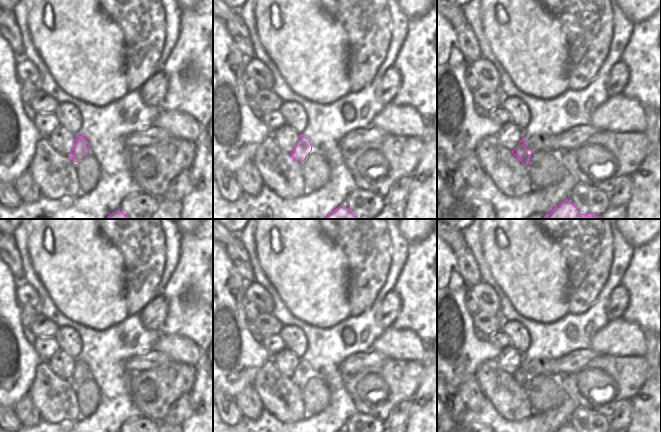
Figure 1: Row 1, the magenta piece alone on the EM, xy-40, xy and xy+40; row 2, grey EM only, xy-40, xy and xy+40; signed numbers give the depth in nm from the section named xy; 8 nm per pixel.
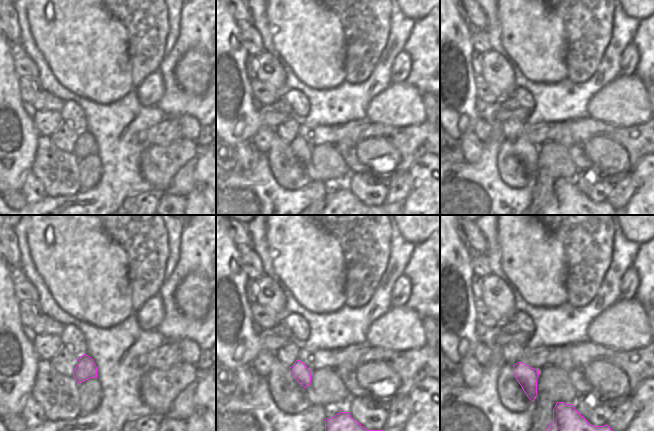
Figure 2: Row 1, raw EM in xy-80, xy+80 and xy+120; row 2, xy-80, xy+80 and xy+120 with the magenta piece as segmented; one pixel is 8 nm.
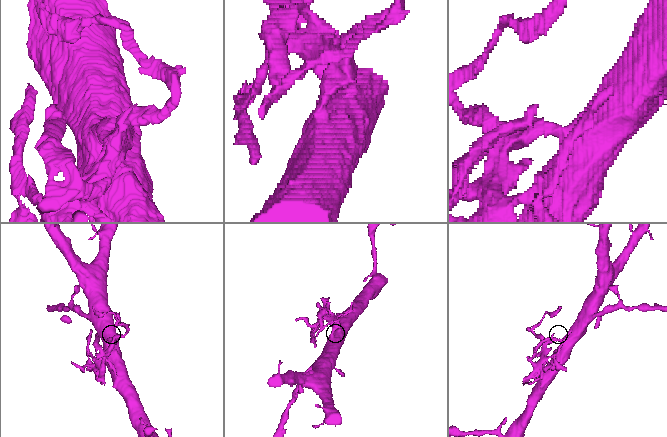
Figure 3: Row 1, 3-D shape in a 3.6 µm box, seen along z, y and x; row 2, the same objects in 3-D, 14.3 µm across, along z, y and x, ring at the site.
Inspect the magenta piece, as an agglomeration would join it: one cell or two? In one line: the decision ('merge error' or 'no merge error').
merge error

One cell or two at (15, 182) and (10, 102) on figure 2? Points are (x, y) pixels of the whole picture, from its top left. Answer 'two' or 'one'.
one

